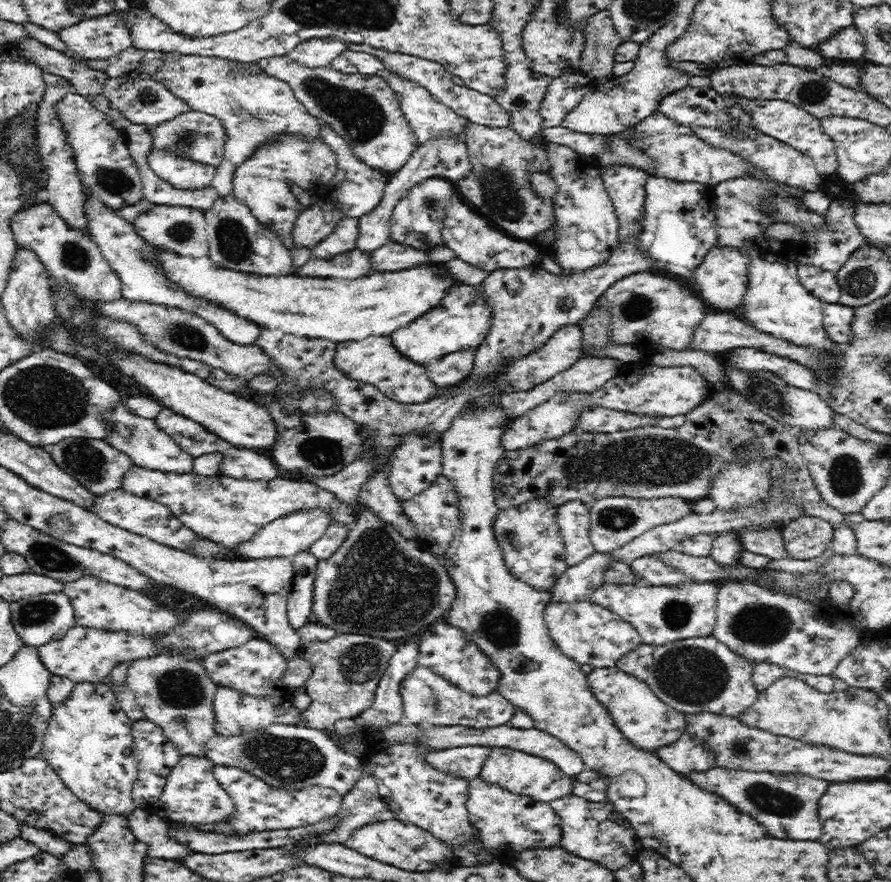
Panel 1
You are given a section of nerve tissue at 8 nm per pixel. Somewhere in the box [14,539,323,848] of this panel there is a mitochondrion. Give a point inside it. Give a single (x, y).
(182, 689)

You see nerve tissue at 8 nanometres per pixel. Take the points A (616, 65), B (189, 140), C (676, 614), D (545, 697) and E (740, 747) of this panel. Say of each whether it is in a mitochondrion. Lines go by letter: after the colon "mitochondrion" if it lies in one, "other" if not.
A: other
B: mitochondrion
C: mitochondrion
D: other
E: mitochondrion

